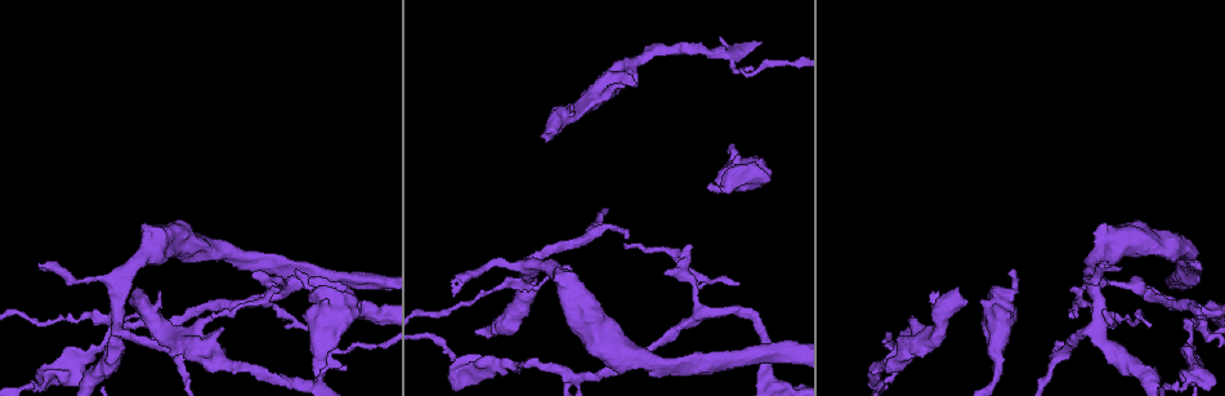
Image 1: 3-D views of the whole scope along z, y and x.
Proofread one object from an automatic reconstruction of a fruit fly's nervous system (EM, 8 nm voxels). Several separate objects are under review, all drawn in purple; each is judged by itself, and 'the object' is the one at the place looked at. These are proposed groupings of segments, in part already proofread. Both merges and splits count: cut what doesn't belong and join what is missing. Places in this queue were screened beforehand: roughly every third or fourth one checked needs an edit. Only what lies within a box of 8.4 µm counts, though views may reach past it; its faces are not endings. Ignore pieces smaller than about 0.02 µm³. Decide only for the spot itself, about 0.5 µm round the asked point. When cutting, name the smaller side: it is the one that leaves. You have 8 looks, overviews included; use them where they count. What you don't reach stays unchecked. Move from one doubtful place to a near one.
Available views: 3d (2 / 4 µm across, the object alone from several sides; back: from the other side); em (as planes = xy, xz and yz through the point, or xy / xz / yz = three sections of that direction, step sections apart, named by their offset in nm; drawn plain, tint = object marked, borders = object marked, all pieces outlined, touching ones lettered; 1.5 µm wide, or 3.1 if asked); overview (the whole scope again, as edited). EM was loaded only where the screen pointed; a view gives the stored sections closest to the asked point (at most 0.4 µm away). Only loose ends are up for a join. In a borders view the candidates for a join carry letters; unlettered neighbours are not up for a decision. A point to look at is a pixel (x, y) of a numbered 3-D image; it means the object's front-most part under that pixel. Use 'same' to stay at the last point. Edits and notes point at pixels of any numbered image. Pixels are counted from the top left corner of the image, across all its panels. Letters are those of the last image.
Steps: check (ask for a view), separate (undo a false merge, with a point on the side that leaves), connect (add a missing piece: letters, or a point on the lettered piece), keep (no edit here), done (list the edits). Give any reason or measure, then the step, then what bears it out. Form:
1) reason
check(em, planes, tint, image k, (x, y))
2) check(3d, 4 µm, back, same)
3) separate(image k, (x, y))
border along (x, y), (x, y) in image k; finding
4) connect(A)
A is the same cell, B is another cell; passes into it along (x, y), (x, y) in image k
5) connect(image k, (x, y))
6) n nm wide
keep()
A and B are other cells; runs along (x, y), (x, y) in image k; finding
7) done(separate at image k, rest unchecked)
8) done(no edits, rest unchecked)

thin neck
check(3d, 2 µm, image 1, (523, 368))

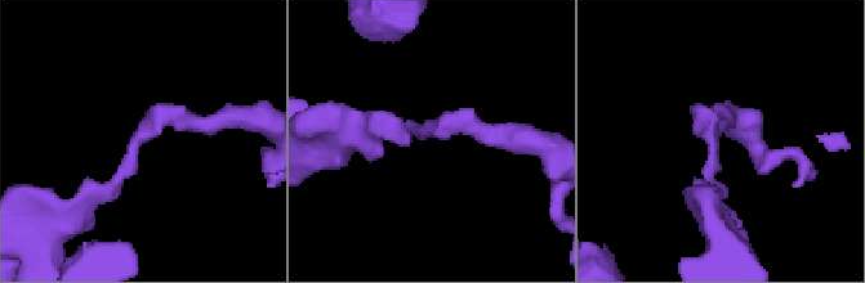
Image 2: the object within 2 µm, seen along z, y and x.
arms of 180, 260 nm
check(em, xy, step 8, tint, image 2, (715, 139))

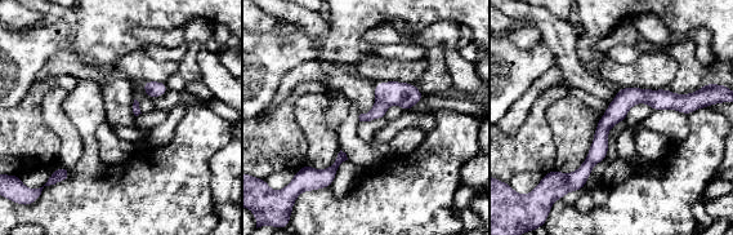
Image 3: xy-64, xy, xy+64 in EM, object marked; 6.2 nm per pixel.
check(em, planes, borders, same)

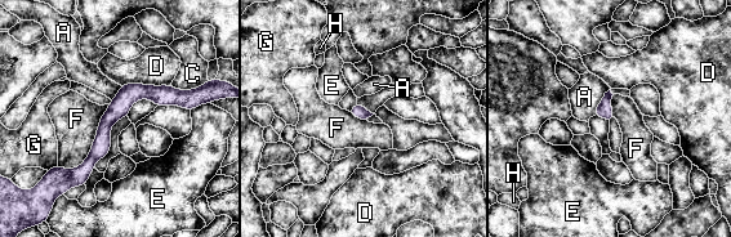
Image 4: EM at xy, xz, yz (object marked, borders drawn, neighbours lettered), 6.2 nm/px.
keep()
A, C, D, E, F, G and H are other cells; border along (110, 104), (88, 156), (59, 166) in image 4; continuous, no second neuron

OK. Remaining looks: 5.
tapers out
check(3d, 4 µm, image 1, (566, 265))

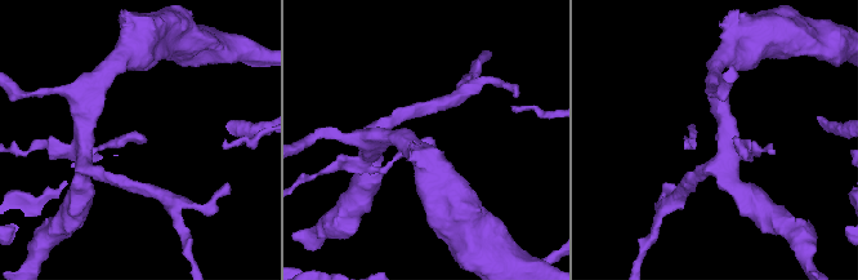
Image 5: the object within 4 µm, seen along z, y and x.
check(em, planes, borders, image 5, (431, 139))

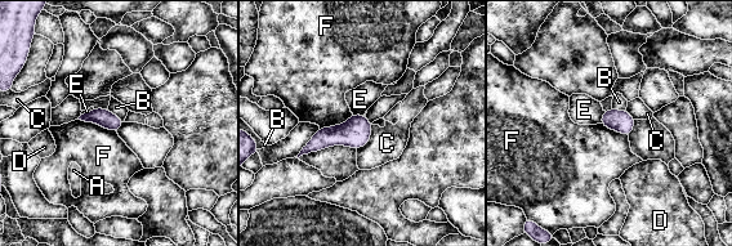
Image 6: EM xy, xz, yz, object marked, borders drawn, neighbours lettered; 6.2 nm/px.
120 nm wide
keep()
A, B, C, D, E and F are other cells; border along (108, 108), (124, 121) in image 6; none of them fits

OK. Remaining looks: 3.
branch stops here
check(3d, 4 µm, image 1, (546, 130))

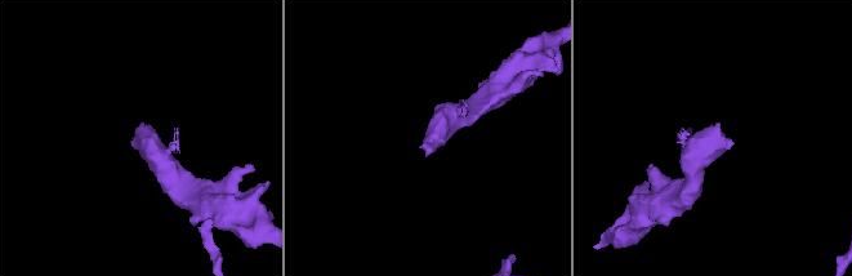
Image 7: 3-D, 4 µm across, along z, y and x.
check(em, xz, step 4, borders, image 7, (431, 140))

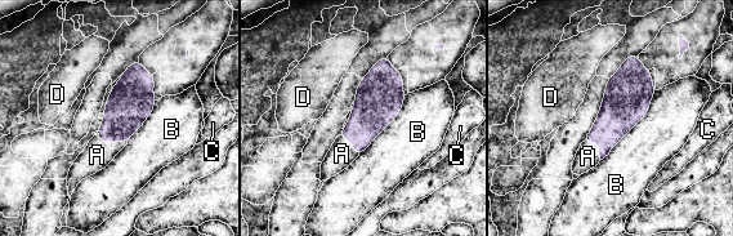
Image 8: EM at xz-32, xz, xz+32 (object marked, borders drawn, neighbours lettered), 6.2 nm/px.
280 nm wide
connect(A)
A is the same cell, B, C and D are other cells; passes into it along (128, 106), (111, 142), (97, 155) in image 8; the neuron continues

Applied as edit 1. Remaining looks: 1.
done(connect at image 8, rest unchecked)

